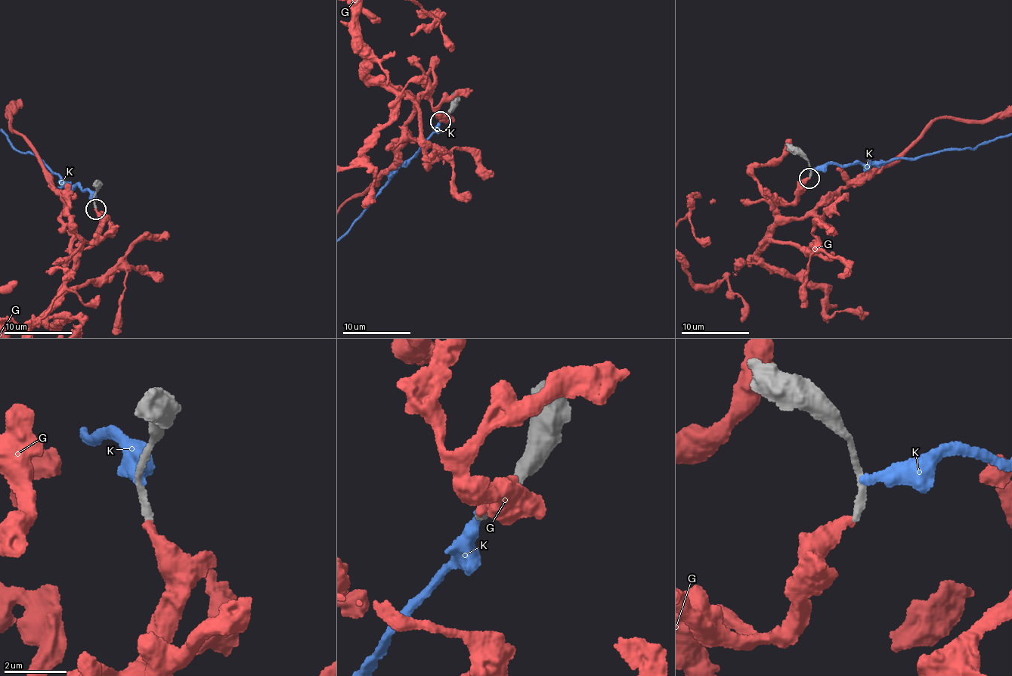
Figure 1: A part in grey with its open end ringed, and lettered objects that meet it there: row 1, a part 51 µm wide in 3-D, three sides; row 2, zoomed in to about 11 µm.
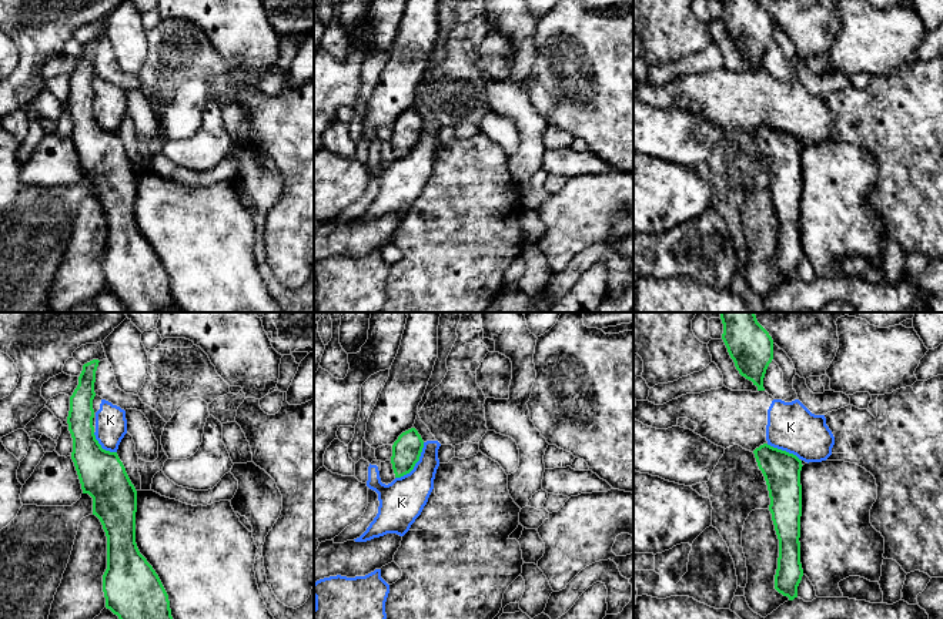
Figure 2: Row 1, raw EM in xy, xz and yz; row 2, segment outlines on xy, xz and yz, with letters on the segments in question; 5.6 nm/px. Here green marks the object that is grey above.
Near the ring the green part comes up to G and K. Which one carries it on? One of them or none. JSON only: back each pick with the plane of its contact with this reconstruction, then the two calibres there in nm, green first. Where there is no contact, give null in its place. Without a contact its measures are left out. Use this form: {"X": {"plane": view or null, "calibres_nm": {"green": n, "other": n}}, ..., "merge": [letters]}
{"G": {"plane": null}, "merge": ["G"]}

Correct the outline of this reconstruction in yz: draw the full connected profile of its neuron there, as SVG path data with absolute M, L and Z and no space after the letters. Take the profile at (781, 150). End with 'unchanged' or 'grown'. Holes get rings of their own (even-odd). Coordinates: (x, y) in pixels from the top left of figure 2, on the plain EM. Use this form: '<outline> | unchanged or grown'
M768 124L753 131L770 178L769 191L779 220L779 238L775 270L797 278L797 267L803 257L800 244L800 197L802 197L802 141L786 131Z | unchanged

